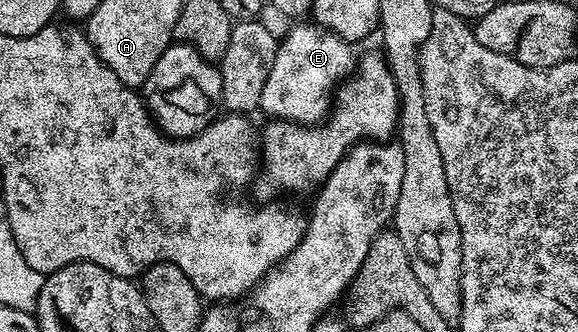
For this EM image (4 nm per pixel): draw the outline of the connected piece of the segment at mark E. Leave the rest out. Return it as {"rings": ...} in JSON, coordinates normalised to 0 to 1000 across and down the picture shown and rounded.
{"rings":[[[533,69],[484,111],[476,187],[455,259],[448,325],[465,355],[547,380],[571,346],[580,268],[592,232],[612,202],[614,166],[604,148],[609,145],[606,123],[587,114],[547,69]]]}

